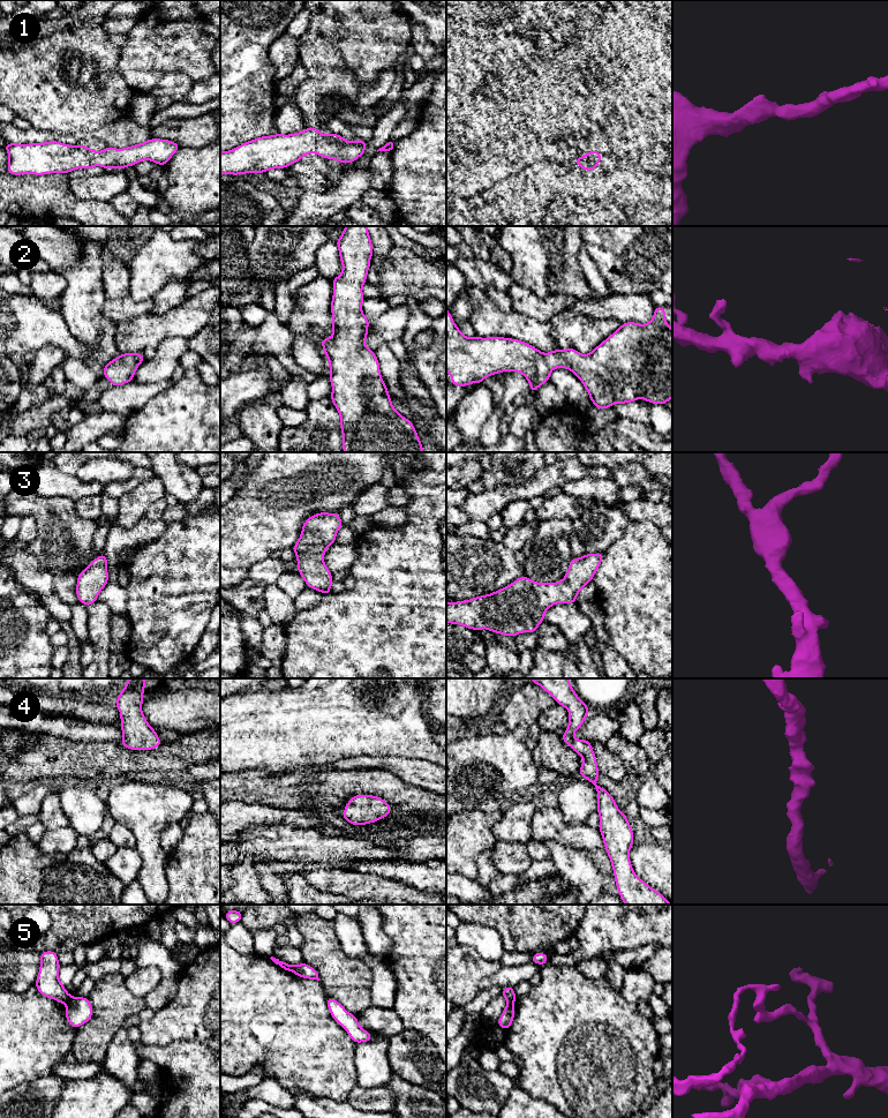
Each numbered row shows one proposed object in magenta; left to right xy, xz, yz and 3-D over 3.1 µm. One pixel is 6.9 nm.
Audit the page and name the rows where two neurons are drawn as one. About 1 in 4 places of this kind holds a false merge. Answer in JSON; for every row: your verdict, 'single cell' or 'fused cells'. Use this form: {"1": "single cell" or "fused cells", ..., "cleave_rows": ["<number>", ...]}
{"1": "single cell", "2": "single cell", "3": "single cell", "4": "single cell", "5": "fused cells", "cleave_rows": ["5"]}

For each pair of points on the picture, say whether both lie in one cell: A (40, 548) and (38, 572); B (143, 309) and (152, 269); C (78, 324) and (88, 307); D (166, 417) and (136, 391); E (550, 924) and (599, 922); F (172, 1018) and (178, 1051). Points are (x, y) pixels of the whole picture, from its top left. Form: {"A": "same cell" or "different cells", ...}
{"A": "different cells", "B": "different cells", "C": "same cell", "D": "different cells", "E": "different cells", "F": "different cells"}

